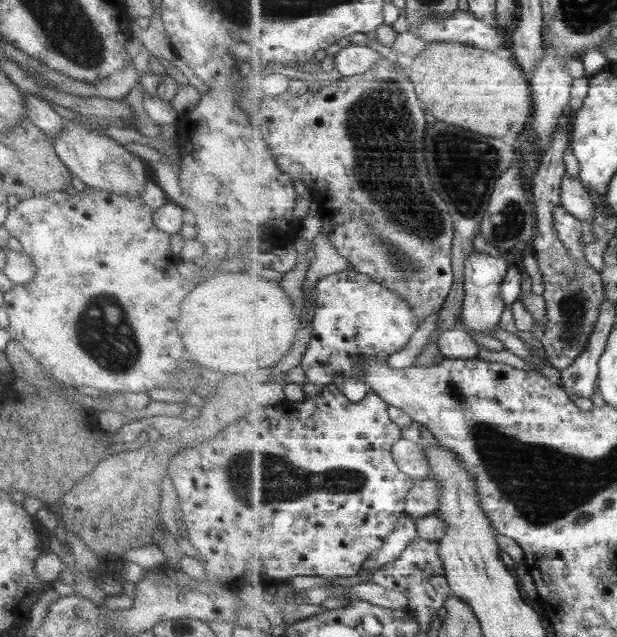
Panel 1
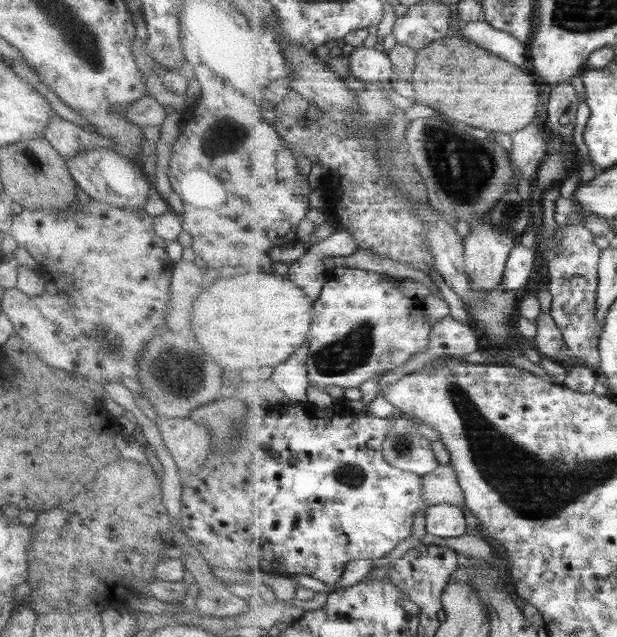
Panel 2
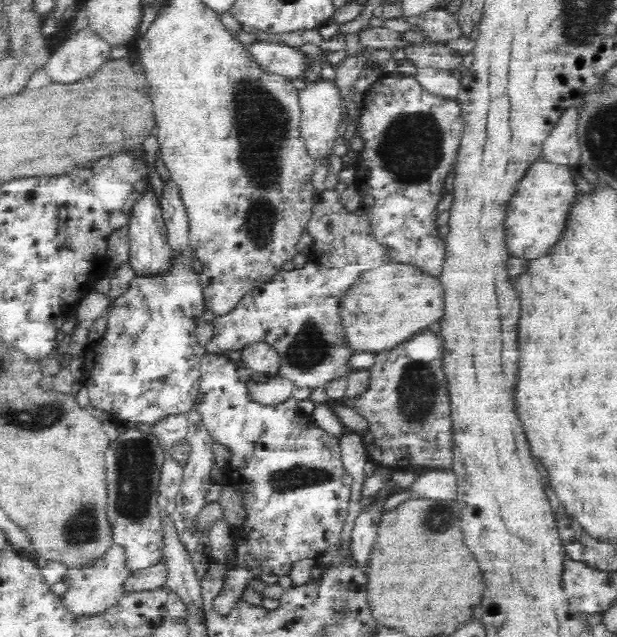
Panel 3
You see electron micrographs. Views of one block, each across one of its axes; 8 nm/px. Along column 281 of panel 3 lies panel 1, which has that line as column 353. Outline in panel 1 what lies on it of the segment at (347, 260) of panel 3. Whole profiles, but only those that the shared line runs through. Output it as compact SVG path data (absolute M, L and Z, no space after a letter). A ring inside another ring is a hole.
M353 269L323 278L315 293L312 337L300 366L308 383L317 387L333 383L338 375L345 380L360 377L361 357L365 361L386 362L391 354L406 349L421 326L421 319L405 298Z

